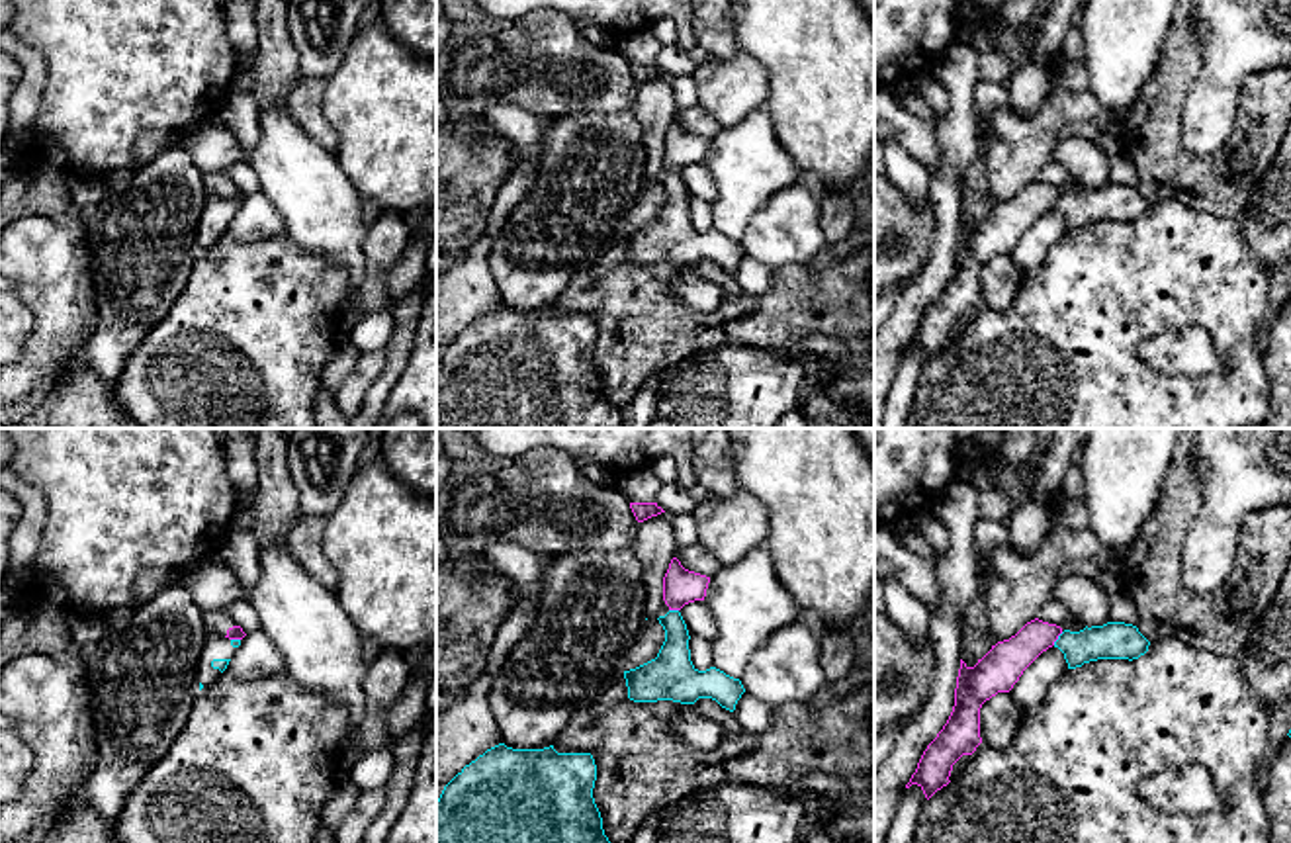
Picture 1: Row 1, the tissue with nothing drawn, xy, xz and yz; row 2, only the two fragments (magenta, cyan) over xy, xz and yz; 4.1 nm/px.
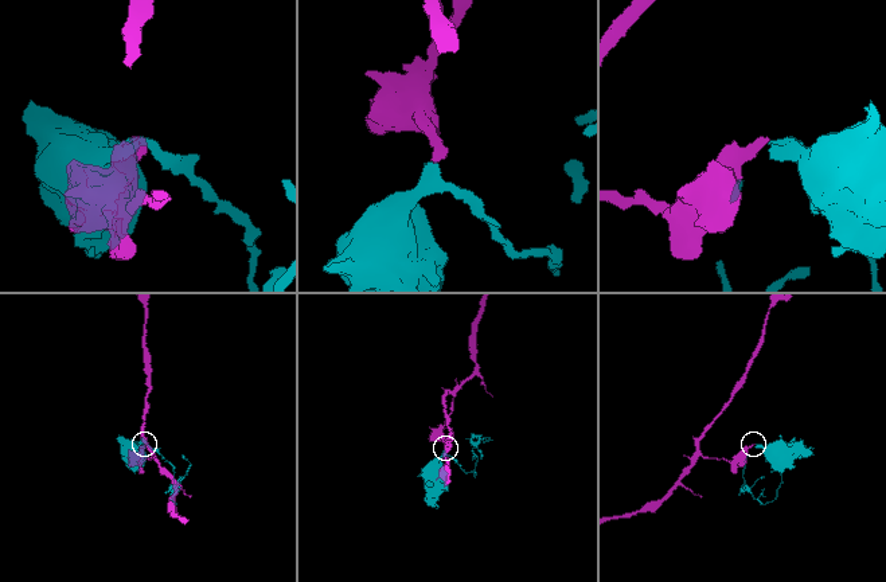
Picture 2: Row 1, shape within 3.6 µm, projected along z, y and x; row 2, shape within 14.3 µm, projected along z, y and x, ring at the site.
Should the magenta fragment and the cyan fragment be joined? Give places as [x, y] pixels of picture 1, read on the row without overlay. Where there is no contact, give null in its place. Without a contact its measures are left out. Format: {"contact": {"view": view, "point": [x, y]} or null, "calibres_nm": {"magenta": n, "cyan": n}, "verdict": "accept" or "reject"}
{"contact": {"view": "yz", "point": [1057, 200]}, "calibres_nm": {"magenta": 170, "cyan": 160}, "verdict": "reject"}

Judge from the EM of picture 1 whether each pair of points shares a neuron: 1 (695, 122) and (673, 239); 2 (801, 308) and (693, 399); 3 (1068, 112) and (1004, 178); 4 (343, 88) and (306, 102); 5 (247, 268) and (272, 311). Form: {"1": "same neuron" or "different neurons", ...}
{"1": "different neurons", "2": "different neurons", "3": "same neuron", "4": "different neurons", "5": "same neuron"}

